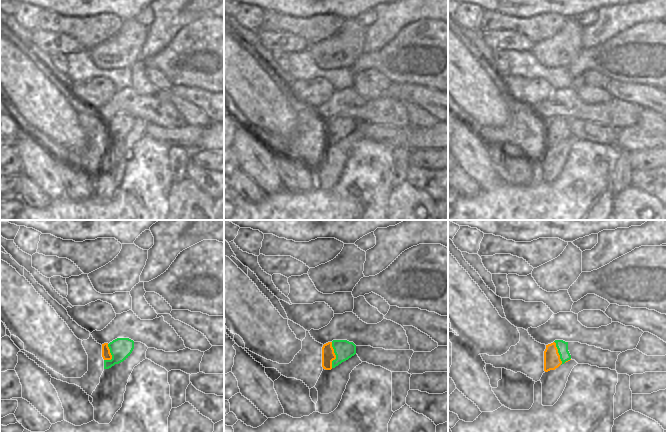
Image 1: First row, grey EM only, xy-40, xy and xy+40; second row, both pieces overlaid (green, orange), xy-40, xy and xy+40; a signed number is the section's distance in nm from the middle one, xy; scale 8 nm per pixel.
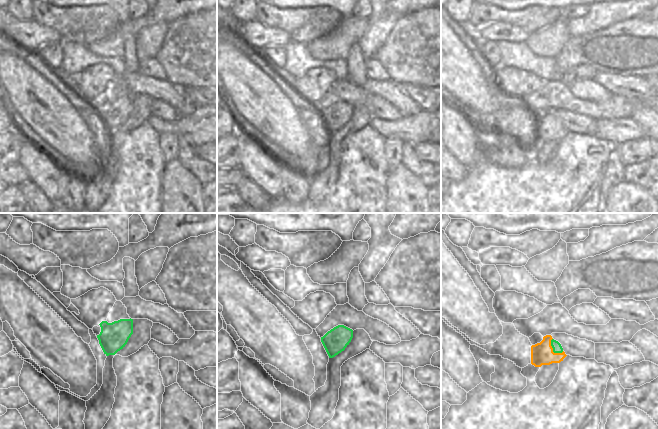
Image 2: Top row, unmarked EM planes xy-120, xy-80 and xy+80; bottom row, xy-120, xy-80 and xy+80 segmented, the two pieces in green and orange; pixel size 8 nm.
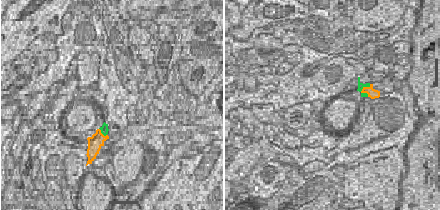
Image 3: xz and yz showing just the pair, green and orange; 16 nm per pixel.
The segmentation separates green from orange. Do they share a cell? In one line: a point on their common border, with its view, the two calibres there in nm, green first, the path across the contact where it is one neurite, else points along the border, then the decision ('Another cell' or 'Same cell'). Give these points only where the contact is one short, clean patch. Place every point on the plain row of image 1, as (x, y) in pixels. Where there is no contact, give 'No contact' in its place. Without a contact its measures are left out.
Touches green at xy (335, 130). Thickness 160 nm (green) against 110 nm. Same cell.

